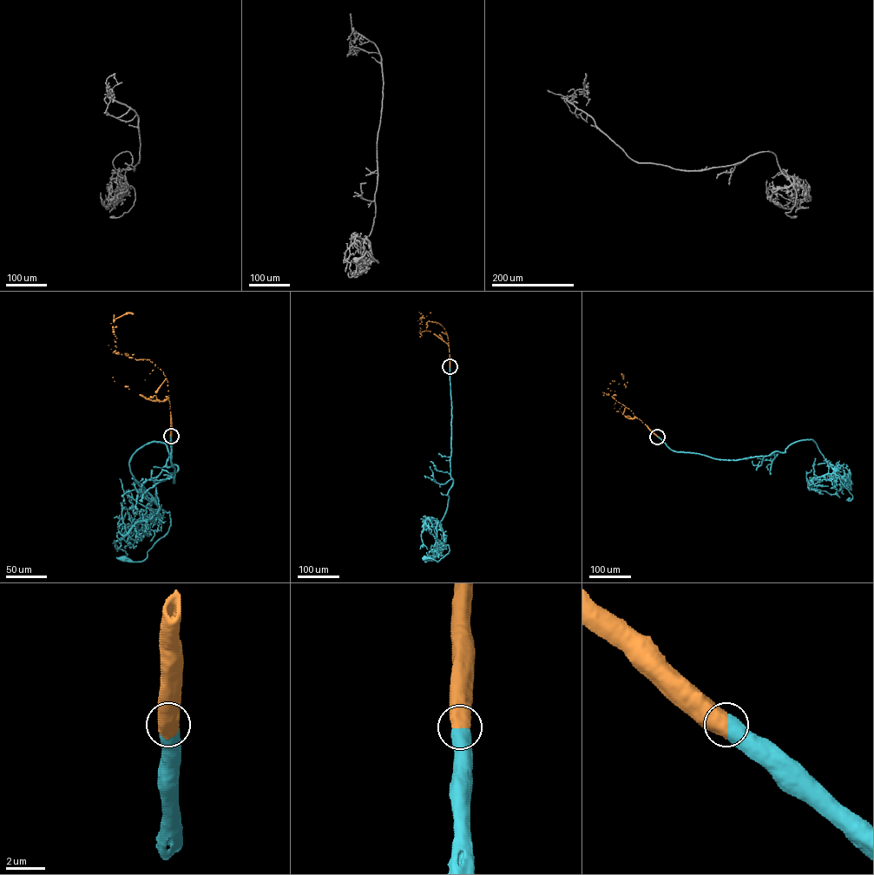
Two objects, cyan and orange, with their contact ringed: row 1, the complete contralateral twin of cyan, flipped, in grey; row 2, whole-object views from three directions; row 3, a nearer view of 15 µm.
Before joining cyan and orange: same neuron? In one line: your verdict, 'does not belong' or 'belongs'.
belongs

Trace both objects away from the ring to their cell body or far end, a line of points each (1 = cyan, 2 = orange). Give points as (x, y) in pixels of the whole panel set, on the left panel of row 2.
1: (171, 436), (174, 482), (164, 443), (129, 463), (169, 512), (169, 529), (142, 561), (122, 558)
2: (171, 436), (168, 398), (152, 397), (166, 378), (163, 371), (148, 359), (114, 351), (114, 320), (133, 313)

